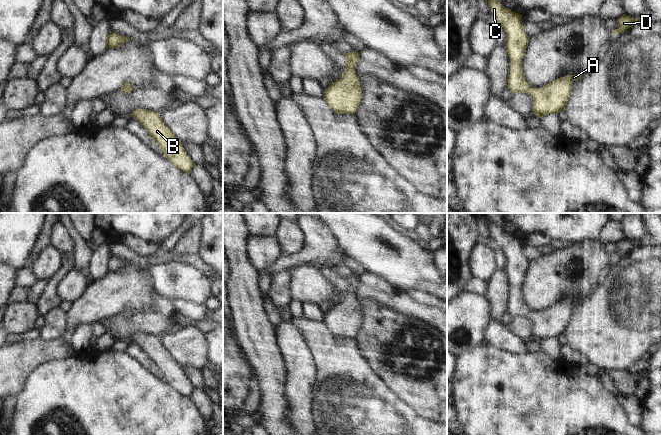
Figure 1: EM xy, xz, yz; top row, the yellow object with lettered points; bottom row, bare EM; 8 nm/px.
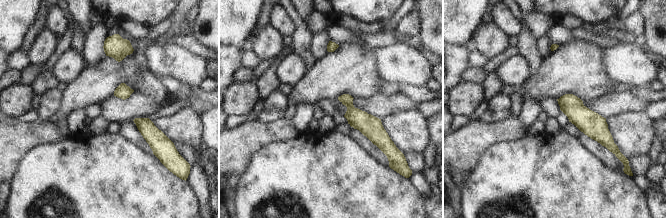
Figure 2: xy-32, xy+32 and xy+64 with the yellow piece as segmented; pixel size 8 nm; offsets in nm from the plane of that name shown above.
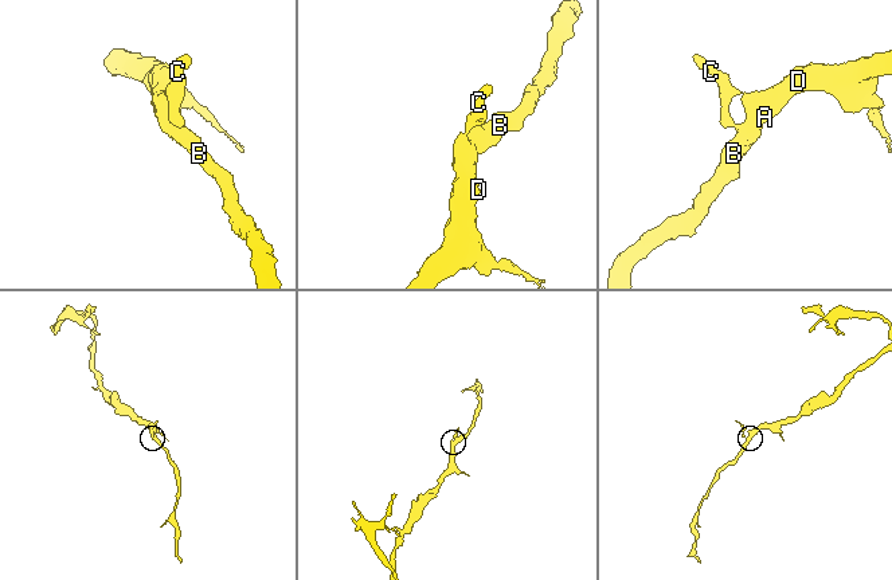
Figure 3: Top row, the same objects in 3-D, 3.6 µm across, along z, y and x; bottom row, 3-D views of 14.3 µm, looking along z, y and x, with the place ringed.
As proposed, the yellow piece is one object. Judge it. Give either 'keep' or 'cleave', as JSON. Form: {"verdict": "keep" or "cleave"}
{"verdict": "keep"}

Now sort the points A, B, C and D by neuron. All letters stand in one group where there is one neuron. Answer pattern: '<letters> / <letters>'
A B C D

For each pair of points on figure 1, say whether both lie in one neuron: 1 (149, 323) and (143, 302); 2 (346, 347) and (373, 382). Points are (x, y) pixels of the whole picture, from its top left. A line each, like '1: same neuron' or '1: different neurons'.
1: different neurons
2: same neuron

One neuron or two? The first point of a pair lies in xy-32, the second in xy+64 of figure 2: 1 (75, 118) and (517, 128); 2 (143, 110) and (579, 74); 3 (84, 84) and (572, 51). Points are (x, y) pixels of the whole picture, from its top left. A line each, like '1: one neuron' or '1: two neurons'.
1: two neurons
2: two neurons
3: one neuron

